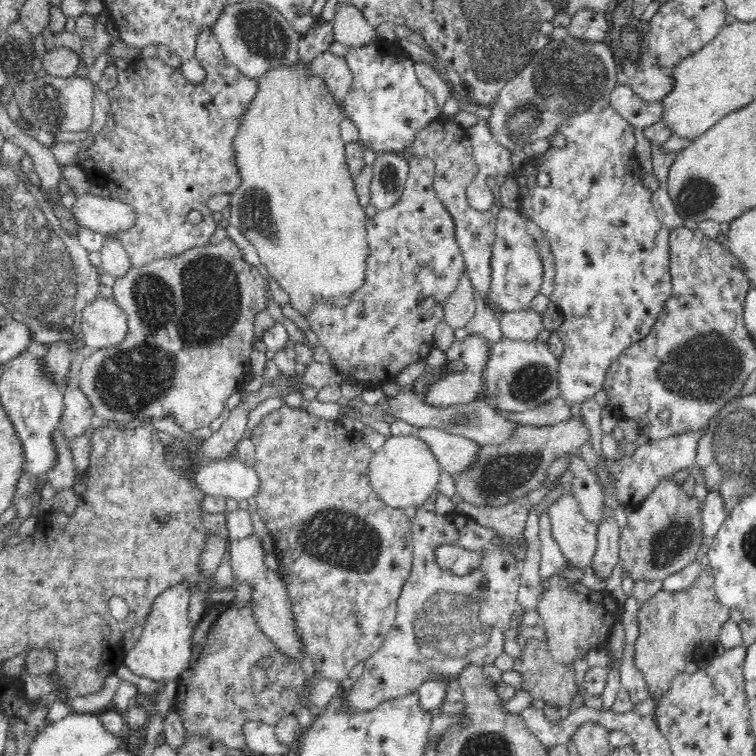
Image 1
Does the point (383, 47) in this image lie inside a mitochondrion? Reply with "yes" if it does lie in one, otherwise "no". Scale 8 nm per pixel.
no

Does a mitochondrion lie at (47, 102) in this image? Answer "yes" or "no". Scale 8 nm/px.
yes

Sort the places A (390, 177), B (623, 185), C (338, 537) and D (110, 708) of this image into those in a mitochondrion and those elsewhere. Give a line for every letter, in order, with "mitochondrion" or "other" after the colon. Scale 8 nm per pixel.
A: mitochondrion
B: other
C: mitochondrion
D: other

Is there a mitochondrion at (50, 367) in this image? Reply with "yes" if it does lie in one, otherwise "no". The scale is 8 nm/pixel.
yes

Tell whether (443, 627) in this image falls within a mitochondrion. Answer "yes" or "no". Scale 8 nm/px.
yes

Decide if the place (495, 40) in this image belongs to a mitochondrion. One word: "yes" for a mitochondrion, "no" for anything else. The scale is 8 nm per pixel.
yes

